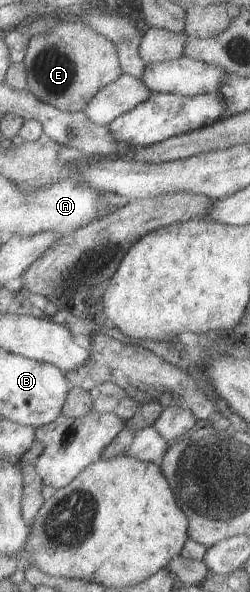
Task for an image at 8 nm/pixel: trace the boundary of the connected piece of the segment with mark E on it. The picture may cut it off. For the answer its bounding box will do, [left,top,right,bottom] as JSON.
[23,20,125,112]

